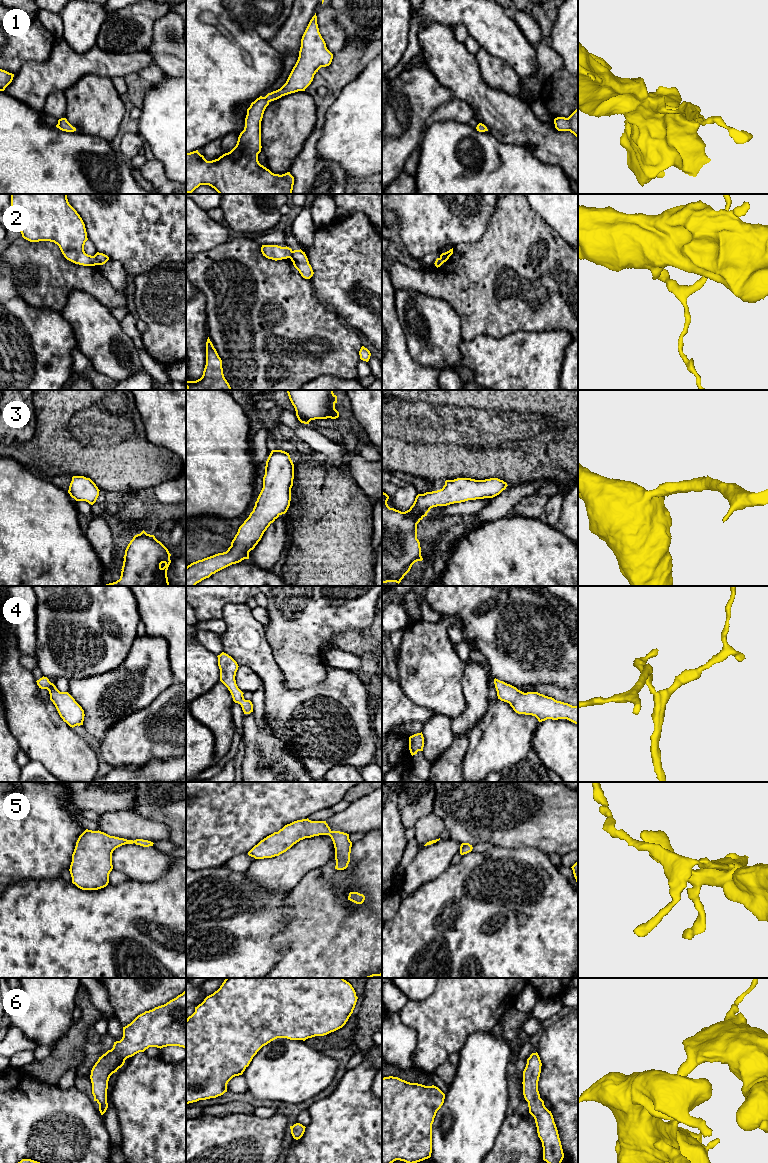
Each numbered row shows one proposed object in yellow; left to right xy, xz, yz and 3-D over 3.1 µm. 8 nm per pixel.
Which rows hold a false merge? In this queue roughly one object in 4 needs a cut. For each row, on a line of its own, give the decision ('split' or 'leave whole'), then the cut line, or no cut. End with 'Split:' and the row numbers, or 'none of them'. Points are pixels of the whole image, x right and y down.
1: leave whole; no cut
2: split; cut in xy along (93, 256), (97, 264)
3: leave whole; no cut
4: leave whole; no cut
5: leave whole; no cut
6: leave whole; no cut
Split: 2

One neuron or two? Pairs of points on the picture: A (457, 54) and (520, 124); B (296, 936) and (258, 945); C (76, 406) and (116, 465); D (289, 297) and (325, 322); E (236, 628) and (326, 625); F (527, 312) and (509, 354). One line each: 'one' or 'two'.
A: one
B: two
C: one
D: one
E: two
F: two

